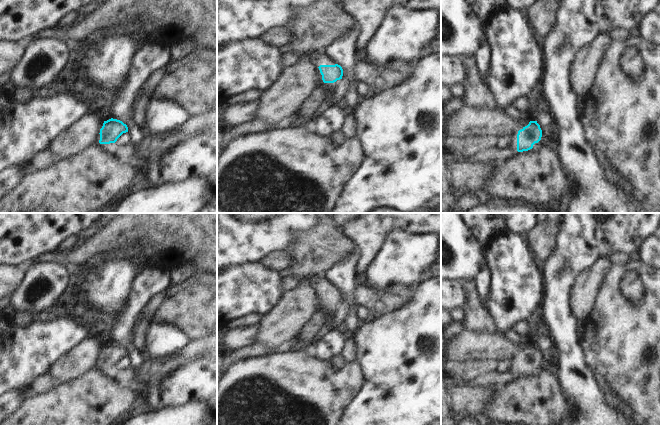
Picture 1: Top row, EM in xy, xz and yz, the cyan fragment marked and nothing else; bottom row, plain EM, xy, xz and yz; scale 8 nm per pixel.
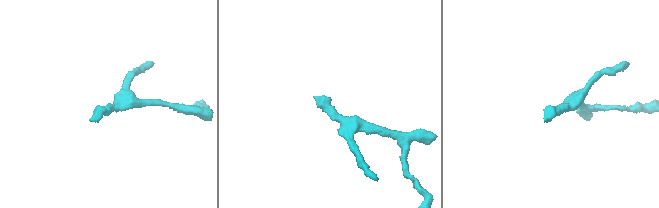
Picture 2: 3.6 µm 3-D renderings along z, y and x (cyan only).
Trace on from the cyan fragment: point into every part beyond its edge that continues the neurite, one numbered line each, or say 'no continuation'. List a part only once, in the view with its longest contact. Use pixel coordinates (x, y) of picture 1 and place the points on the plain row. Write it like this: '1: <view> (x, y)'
1: xz (319, 281).

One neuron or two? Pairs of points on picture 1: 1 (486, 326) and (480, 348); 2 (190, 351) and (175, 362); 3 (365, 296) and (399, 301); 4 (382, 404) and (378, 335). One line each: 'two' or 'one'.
1: two
2: one
3: one
4: one

